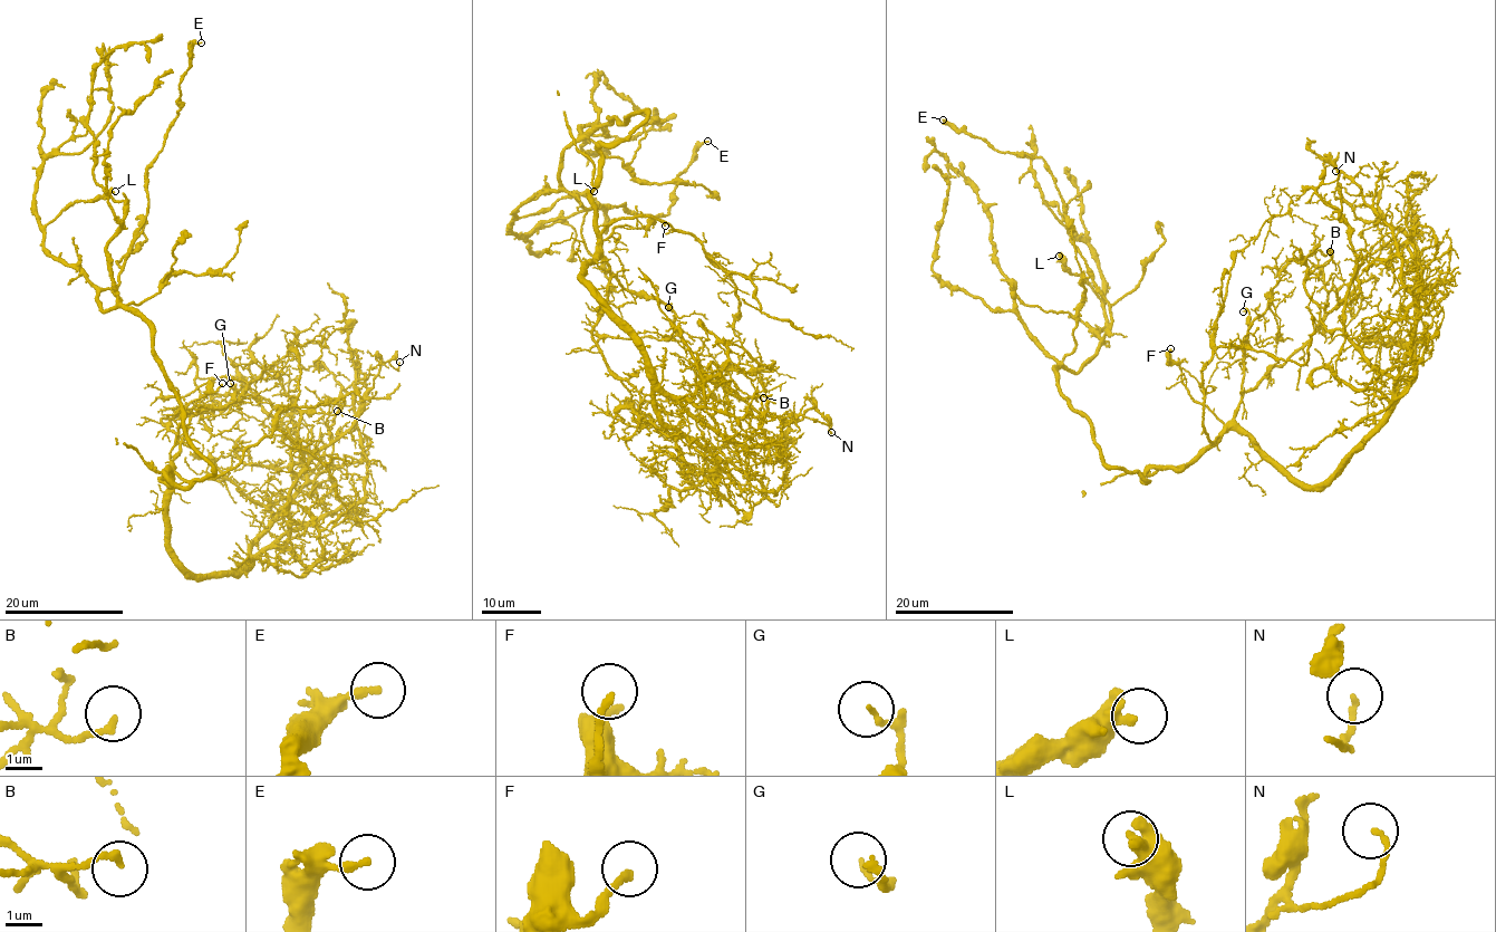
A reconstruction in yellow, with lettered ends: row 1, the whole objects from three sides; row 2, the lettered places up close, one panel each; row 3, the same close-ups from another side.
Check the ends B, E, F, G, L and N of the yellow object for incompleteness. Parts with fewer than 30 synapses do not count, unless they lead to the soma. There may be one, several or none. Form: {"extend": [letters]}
{"extend": []}

